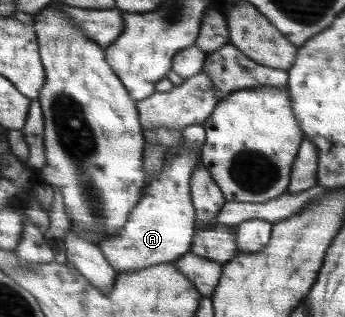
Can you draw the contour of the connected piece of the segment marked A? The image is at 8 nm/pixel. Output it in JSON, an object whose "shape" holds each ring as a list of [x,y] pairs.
{"shape":[[[154,127],[154,130],[146,131],[149,144],[176,150],[178,153],[171,158],[165,158],[160,173],[151,178],[145,197],[131,215],[126,229],[100,243],[107,260],[115,266],[118,273],[142,270],[159,263],[172,263],[190,253],[194,246],[194,237],[198,231],[197,211],[193,202],[193,178],[202,158],[200,151],[182,149],[184,135],[184,129],[169,127]]]}

